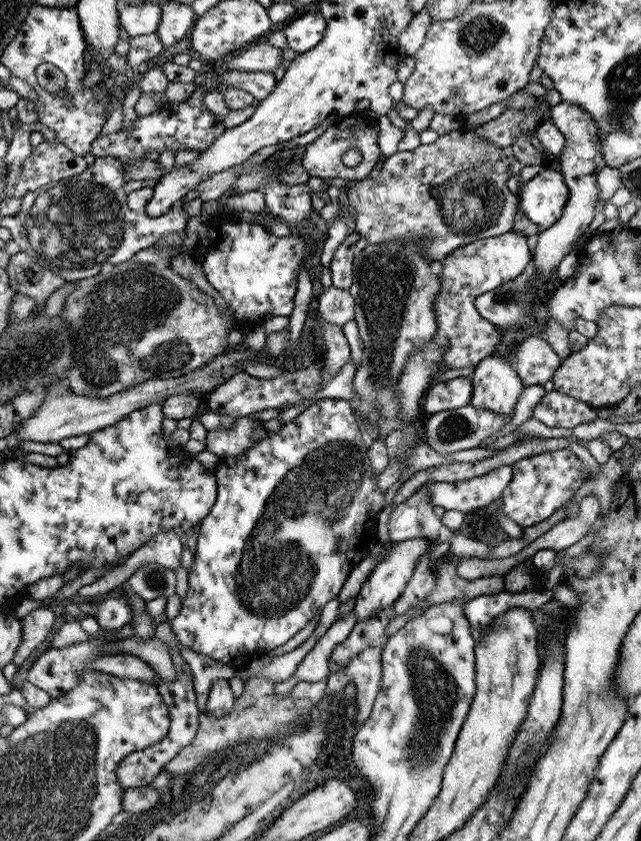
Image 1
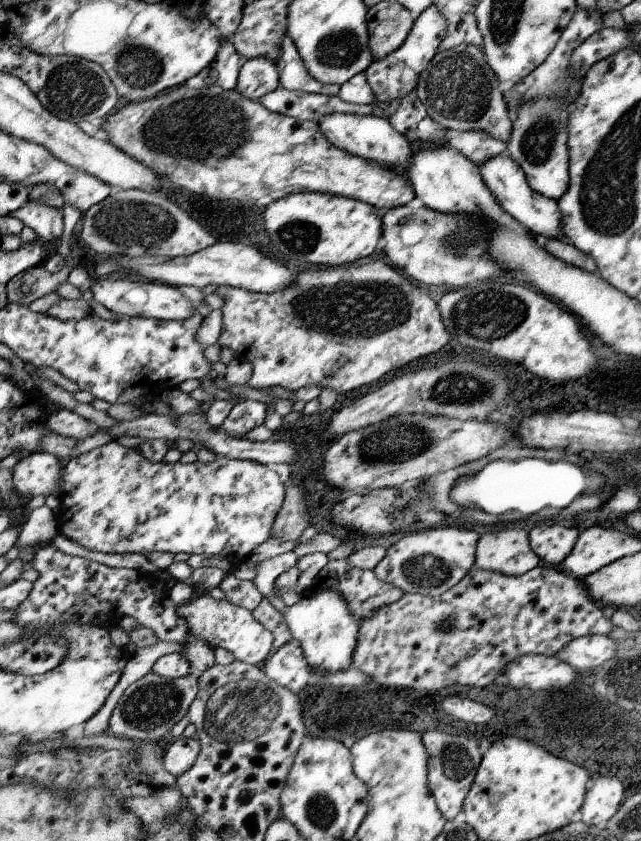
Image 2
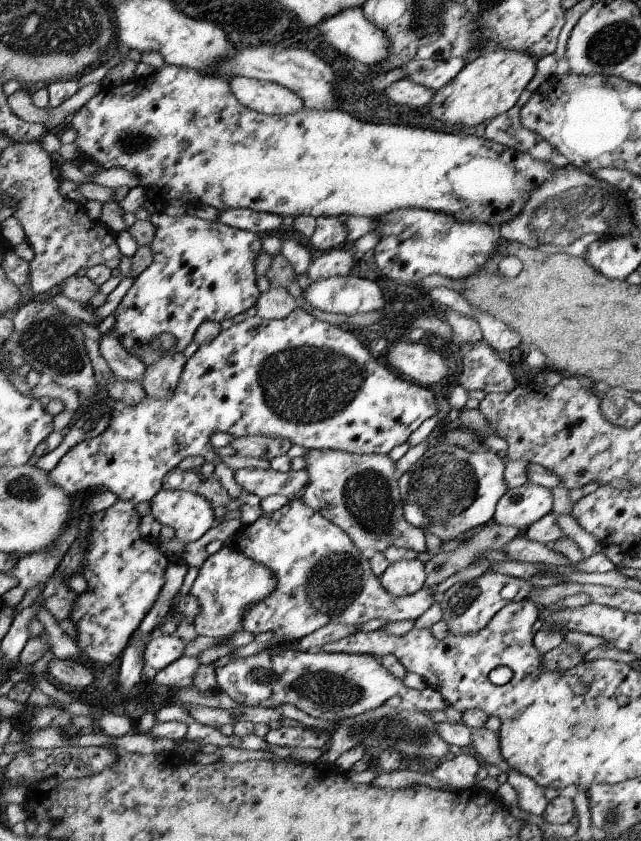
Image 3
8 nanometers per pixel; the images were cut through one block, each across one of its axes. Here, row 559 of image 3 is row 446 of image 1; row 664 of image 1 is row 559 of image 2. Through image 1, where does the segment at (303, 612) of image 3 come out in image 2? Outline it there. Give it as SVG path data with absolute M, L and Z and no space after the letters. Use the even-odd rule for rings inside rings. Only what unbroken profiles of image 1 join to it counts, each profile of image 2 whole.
M113 440L111 444L63 462L59 510L55 522L59 526L59 536L65 536L93 552L137 552L143 556L147 556L149 552L219 554L231 564L241 564L247 562L247 556L253 548L267 540L273 542L271 526L273 518L283 506L285 494L287 492L285 486L279 482L279 476L257 462L217 458L205 464L151 464L141 456L141 452L123 448L117 444L117 440Z

